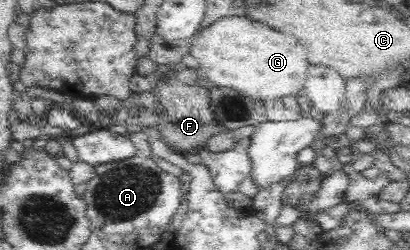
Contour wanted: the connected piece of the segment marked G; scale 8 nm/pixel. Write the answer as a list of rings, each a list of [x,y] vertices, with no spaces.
[[[226,17],[210,26],[202,28],[191,38],[189,53],[192,53],[199,64],[199,76],[214,82],[217,87],[230,88],[252,97],[260,103],[261,100],[282,100],[280,96],[296,96],[305,90],[308,62],[306,49],[296,38],[284,36],[274,28],[250,22],[246,17]]]

